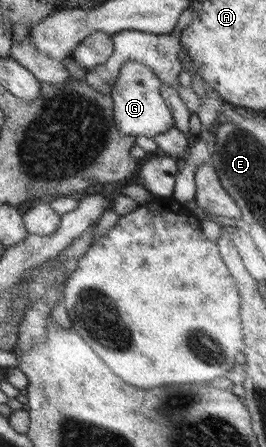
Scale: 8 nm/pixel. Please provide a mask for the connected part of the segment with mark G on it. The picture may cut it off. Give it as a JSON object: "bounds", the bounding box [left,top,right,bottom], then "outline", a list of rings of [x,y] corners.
{"bounds":[110,61,175,138],"outline":[[[126,61],[114,82],[110,96],[113,101],[115,127],[120,133],[154,138],[175,125],[169,107],[161,96],[161,81],[154,78],[153,69],[139,61]]]}

